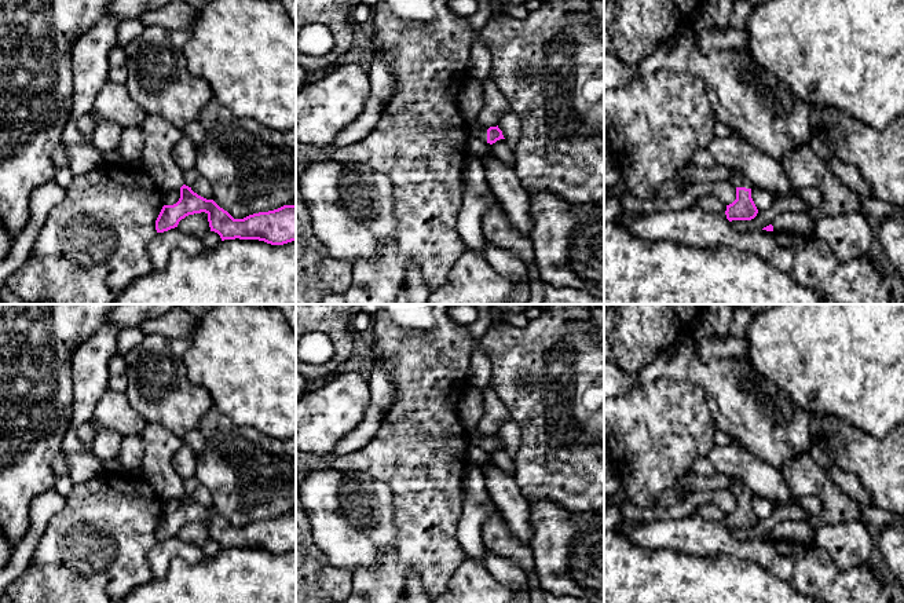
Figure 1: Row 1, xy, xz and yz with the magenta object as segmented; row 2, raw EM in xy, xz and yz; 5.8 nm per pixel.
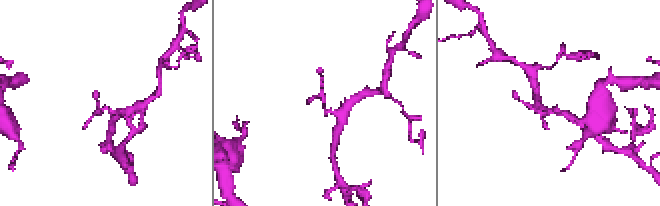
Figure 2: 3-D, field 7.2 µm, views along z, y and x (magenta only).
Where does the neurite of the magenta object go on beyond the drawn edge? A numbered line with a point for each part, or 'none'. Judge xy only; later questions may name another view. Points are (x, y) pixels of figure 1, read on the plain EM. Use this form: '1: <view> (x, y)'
1: xy (160, 443)

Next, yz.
1: yz (739, 488)

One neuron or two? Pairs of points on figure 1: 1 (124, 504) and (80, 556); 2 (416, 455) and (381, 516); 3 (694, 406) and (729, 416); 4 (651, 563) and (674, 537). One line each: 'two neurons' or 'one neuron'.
1: one neuron
2: two neurons
3: two neurons
4: two neurons

